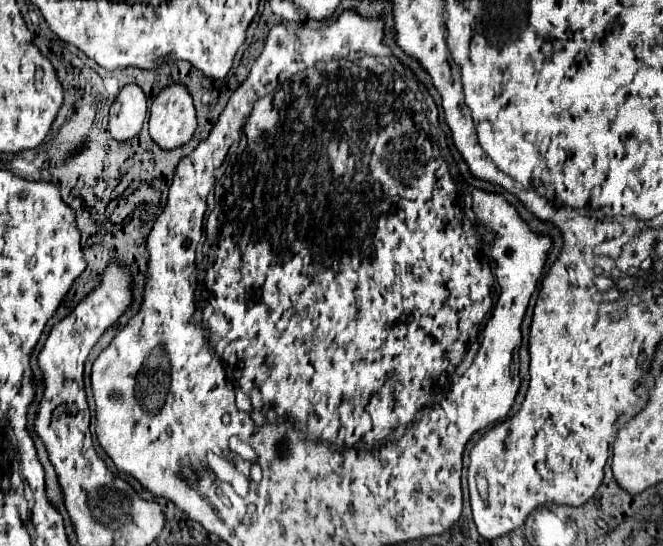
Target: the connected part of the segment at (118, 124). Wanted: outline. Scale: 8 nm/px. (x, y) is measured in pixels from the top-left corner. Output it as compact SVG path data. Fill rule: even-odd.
M137 84L121 88L109 110L109 132L115 140L131 140L139 134L147 116L147 98Z

